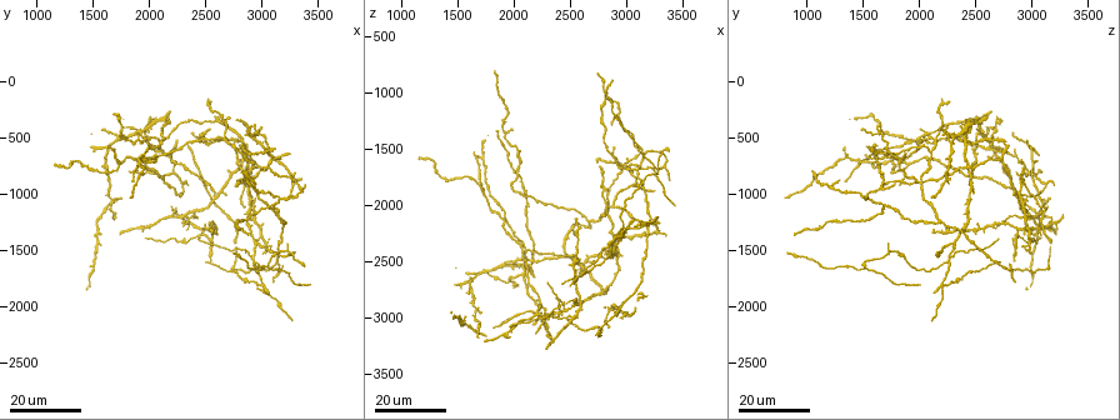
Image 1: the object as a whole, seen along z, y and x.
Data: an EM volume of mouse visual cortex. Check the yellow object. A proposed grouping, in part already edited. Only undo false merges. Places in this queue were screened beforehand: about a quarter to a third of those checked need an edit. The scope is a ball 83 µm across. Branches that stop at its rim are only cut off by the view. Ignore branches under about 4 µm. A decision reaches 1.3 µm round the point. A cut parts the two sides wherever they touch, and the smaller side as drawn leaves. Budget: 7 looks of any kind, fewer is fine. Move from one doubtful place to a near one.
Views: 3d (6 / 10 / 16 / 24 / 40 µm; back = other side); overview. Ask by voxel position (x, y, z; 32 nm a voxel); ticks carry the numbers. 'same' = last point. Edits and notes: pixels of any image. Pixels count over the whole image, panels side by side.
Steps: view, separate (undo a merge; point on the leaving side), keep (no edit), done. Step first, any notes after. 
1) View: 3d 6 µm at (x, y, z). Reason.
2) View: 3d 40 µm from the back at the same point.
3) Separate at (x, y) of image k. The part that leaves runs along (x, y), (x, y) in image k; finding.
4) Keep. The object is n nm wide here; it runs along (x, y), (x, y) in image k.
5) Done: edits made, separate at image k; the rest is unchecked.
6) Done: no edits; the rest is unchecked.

View: 3d 16 µm at (2980, 1820, 2240).

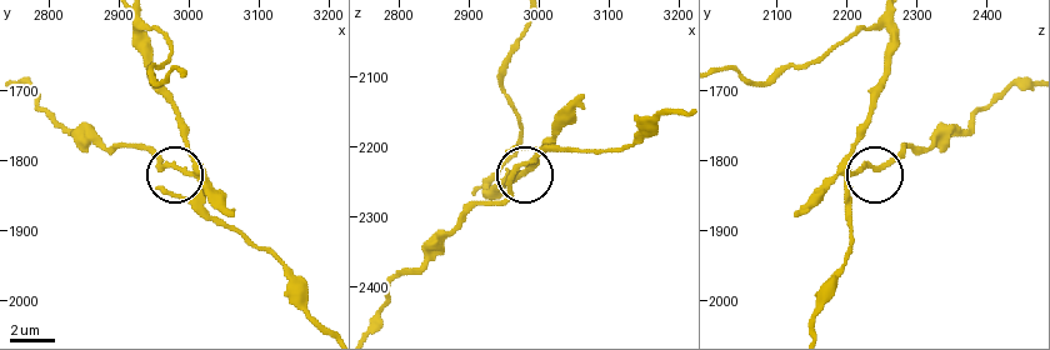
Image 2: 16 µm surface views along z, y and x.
View: 3d 6 µm at (2985, 1810, 2220).

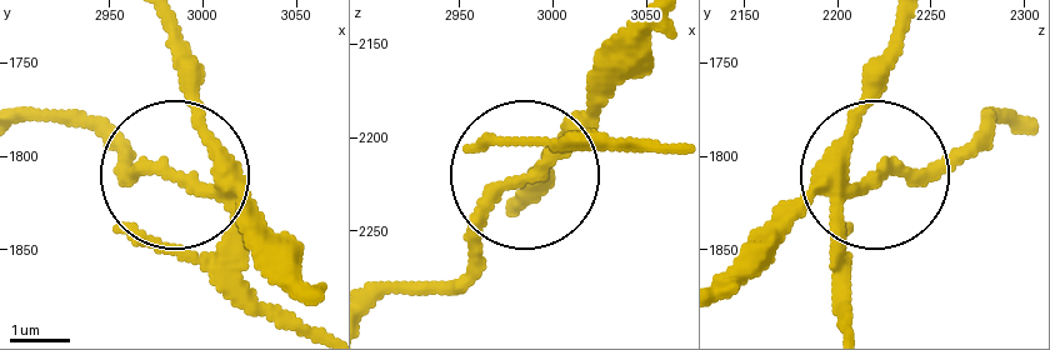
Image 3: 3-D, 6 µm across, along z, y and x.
Separate at (233, 290) of image 3. The side arm is 15 µm long; the part that leaves runs along (221, 201), (236, 271), (311, 326) in image 3; two neurons meet here.

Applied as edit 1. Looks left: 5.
View: overview.

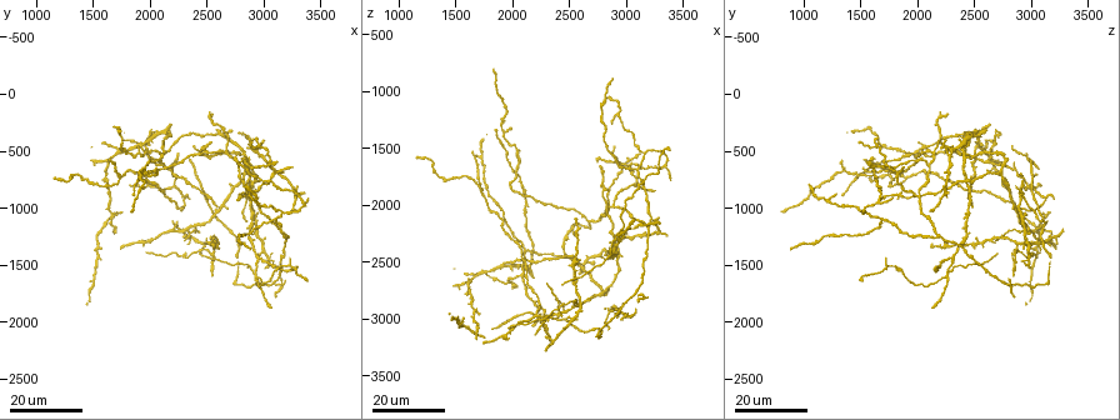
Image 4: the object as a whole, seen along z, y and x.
View: 3d 16 µm at (2940, 1600, 2260). Side arm on a straight run.

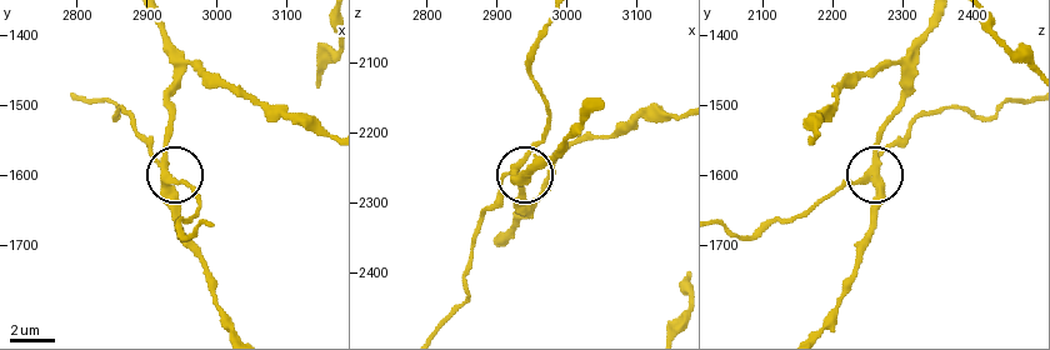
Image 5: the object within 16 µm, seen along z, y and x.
View: 3d 6 µm at (2925, 1610, 2255). Zoom in.

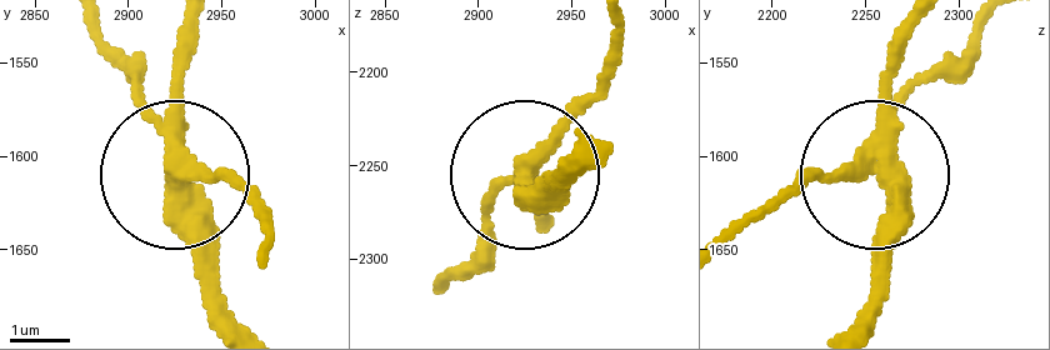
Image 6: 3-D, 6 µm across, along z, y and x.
Separate at (135, 81) of image 6. The side arm is 11 µm long; 3 arms meet here; a second neuron is stuck on.

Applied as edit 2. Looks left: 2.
View: 3d 16 µm at (3140, 1060, 1520). Three arms meet.

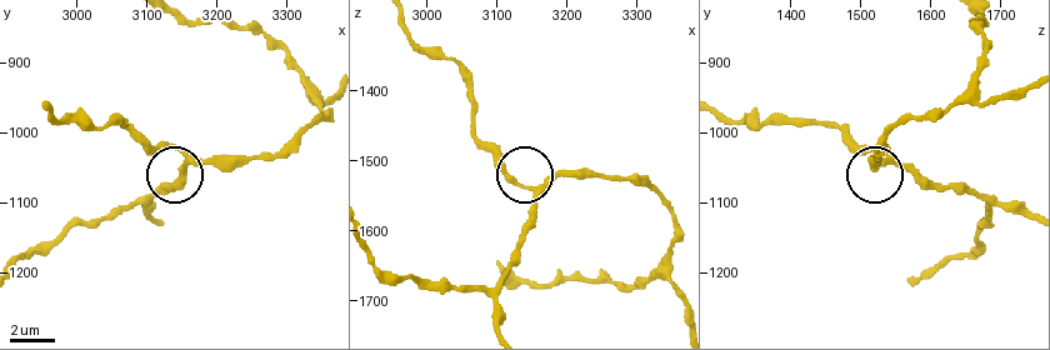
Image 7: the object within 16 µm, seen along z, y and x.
View: 3d 10 µm at (3160, 1035, 1535).

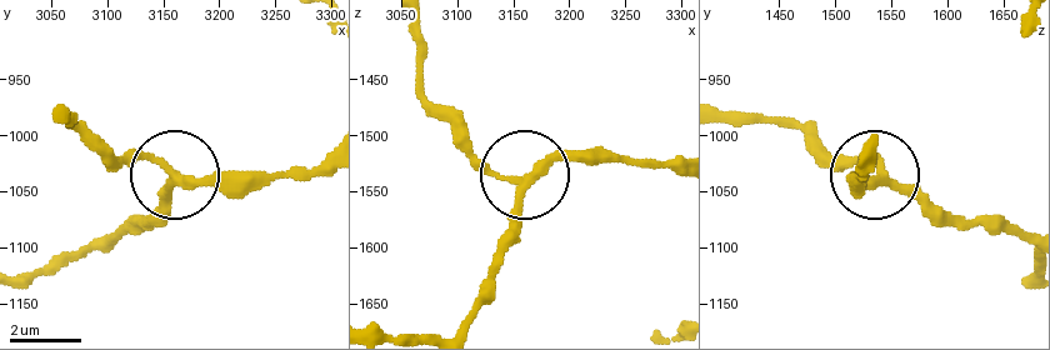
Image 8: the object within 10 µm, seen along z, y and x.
Keep. 3 arms meet here; it runs along (461, 328), (511, 220), (521, 179), (491, 166), (440, 116) in image 8; continuous, no second neuron.

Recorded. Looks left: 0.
Done: edits made, separate at image 3, separate at image 6; the rest is unchecked.

